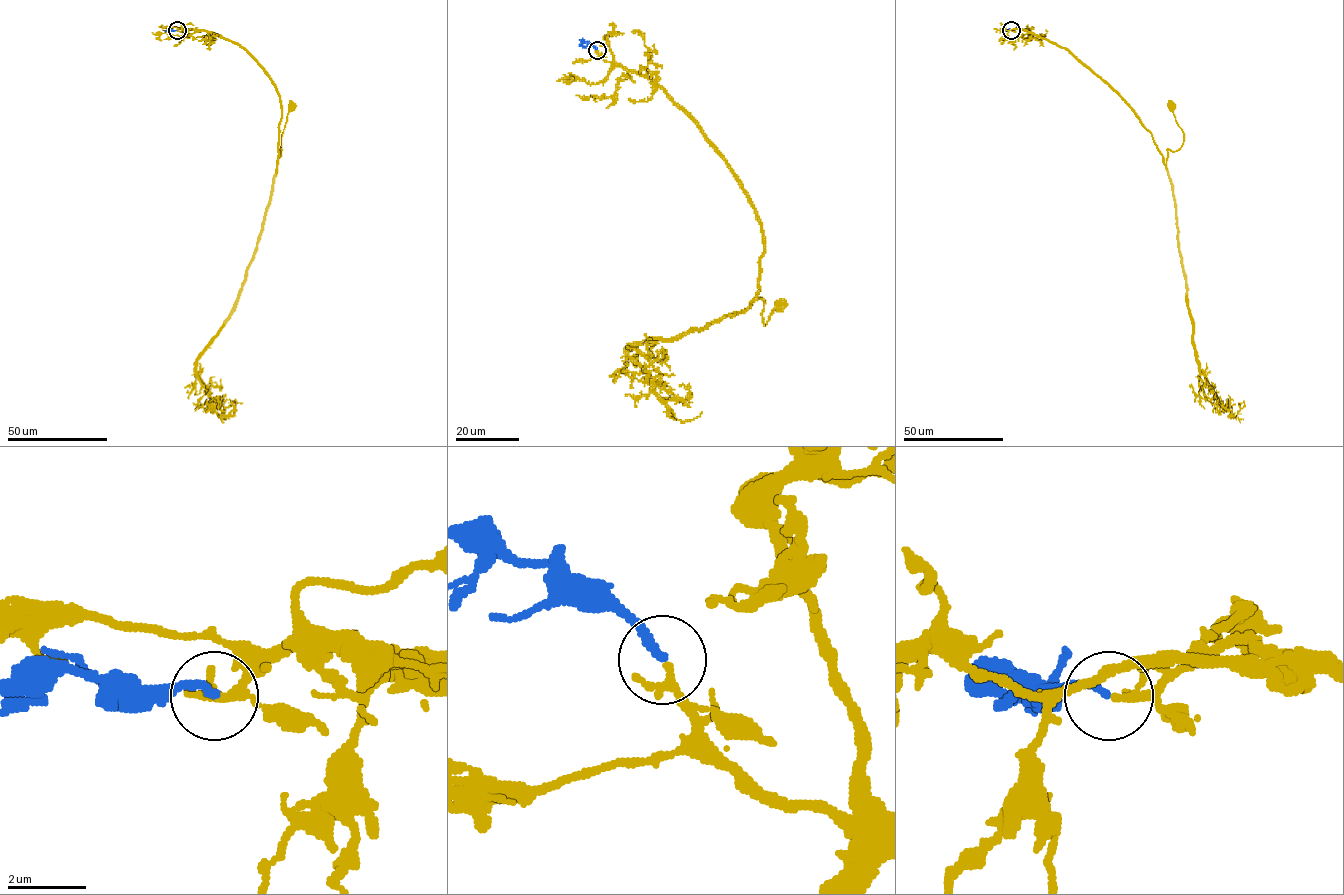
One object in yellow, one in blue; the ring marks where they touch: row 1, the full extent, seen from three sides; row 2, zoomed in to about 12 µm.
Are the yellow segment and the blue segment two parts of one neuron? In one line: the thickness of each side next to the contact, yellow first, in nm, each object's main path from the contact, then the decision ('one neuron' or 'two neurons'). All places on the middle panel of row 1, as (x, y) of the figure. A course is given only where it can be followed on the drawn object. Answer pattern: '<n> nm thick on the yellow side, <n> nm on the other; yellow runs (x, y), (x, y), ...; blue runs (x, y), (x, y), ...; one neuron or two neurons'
140 nm thick on the yellow side, 220 nm on the other; yellow runs (597, 50), (605, 60), (649, 76), (722, 157), (759, 220), (757, 297), (765, 325), (782, 305); blue runs (597, 50), (583, 41), (579, 46); one neuron

